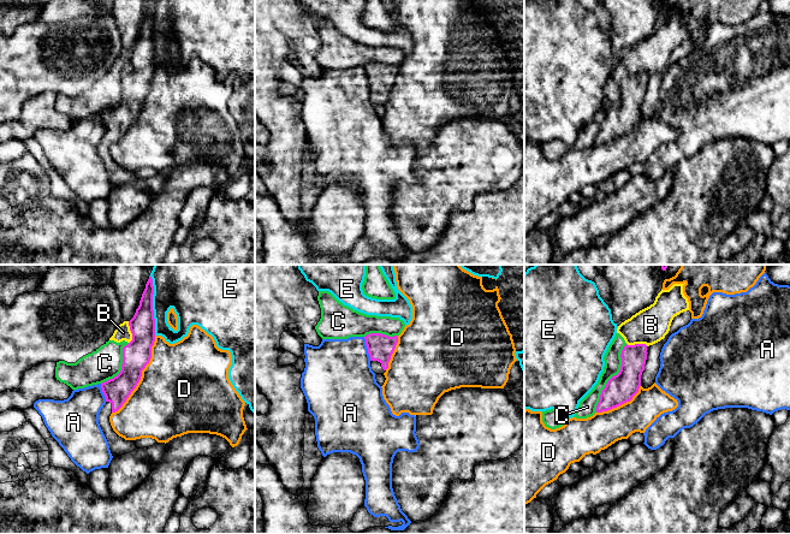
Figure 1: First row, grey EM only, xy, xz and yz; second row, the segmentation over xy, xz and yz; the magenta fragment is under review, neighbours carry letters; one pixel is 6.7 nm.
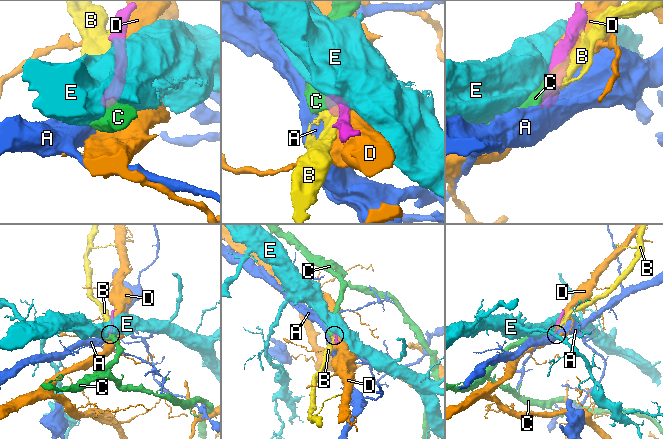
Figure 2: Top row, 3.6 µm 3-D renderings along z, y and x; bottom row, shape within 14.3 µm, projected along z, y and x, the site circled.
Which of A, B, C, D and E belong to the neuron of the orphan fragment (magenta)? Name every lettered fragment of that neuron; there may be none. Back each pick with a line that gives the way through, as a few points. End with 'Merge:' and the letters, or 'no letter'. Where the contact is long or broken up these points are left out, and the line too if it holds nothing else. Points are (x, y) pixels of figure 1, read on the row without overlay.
Merge: no letter

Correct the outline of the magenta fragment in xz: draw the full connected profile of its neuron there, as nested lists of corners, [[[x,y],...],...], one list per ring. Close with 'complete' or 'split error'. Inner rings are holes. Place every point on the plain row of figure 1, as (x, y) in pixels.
[[[370,64],[364,67],[370,97],[375,105],[384,105],[388,99],[388,93],[398,73],[398,67],[388,67],[381,64]]] | split error

